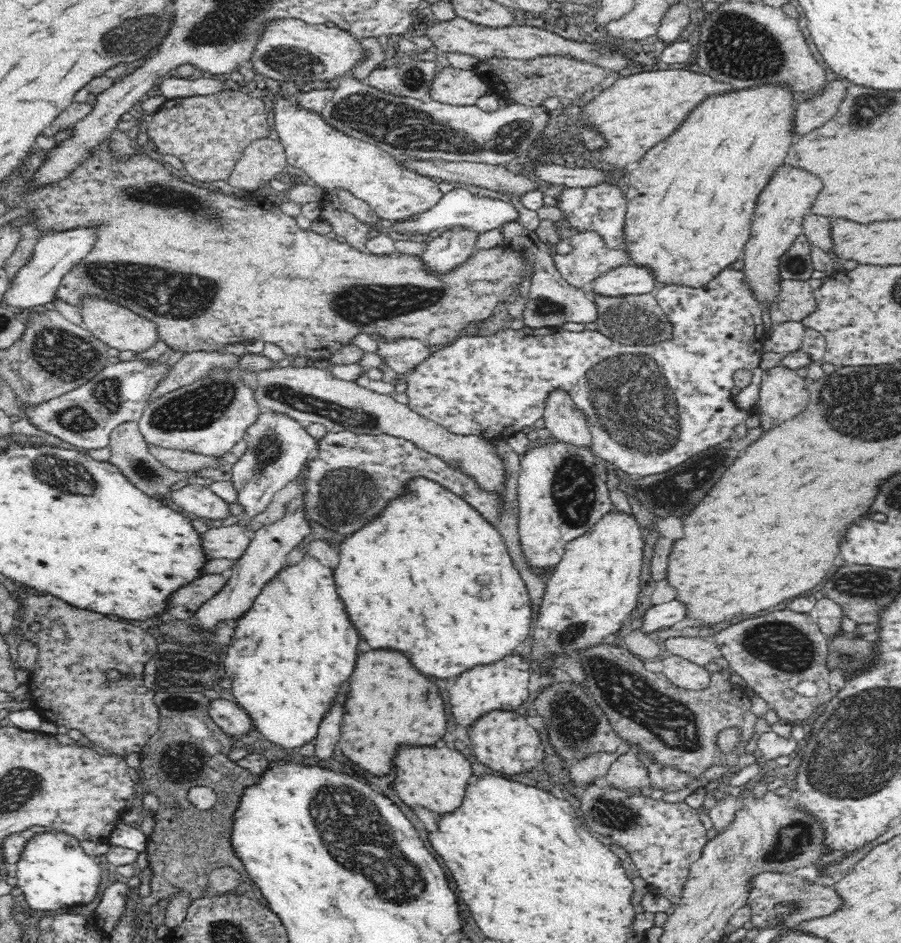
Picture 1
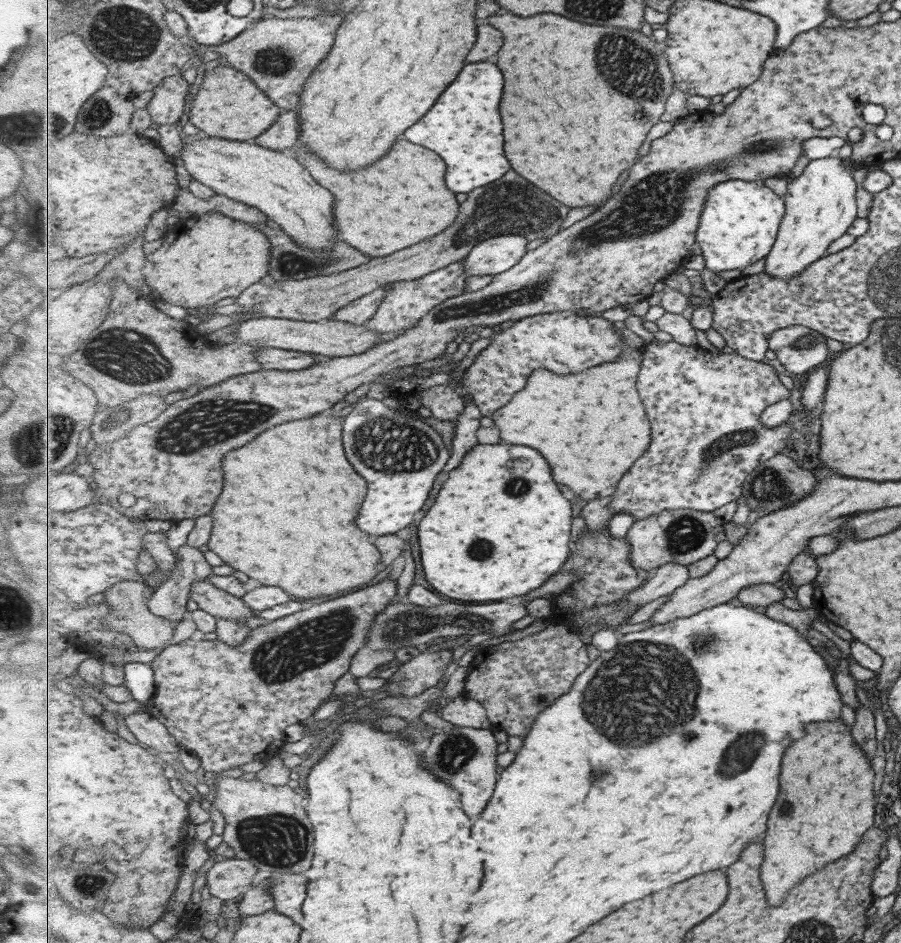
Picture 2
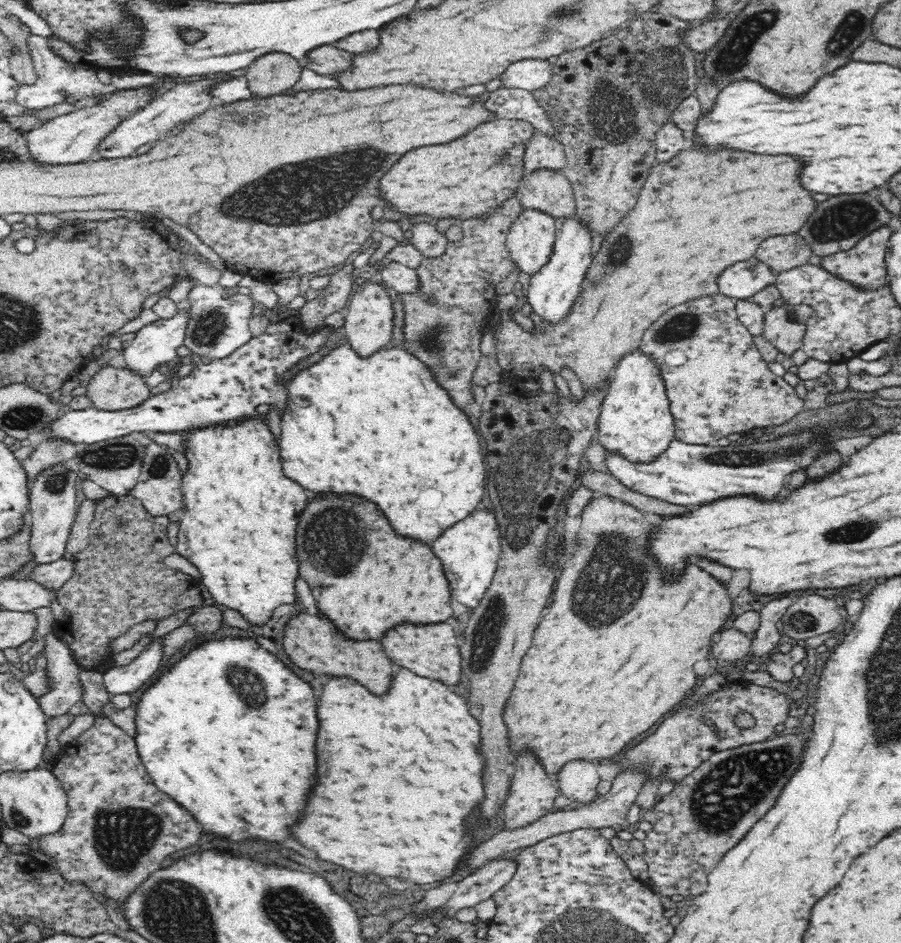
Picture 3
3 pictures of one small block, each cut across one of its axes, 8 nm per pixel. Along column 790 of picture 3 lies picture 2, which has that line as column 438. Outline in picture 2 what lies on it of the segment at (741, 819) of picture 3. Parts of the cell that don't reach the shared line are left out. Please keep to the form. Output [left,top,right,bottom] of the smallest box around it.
[420,725,499,816]

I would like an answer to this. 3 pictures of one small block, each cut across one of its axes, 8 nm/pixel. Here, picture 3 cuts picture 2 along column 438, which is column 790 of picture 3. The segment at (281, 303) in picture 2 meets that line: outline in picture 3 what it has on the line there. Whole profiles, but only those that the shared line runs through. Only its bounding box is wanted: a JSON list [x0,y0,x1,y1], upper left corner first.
[756,235,812,276]

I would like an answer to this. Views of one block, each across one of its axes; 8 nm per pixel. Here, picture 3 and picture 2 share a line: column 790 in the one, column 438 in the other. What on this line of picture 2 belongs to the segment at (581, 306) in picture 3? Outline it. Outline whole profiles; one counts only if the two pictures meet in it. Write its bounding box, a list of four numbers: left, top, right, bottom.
[293,140,460,258]

